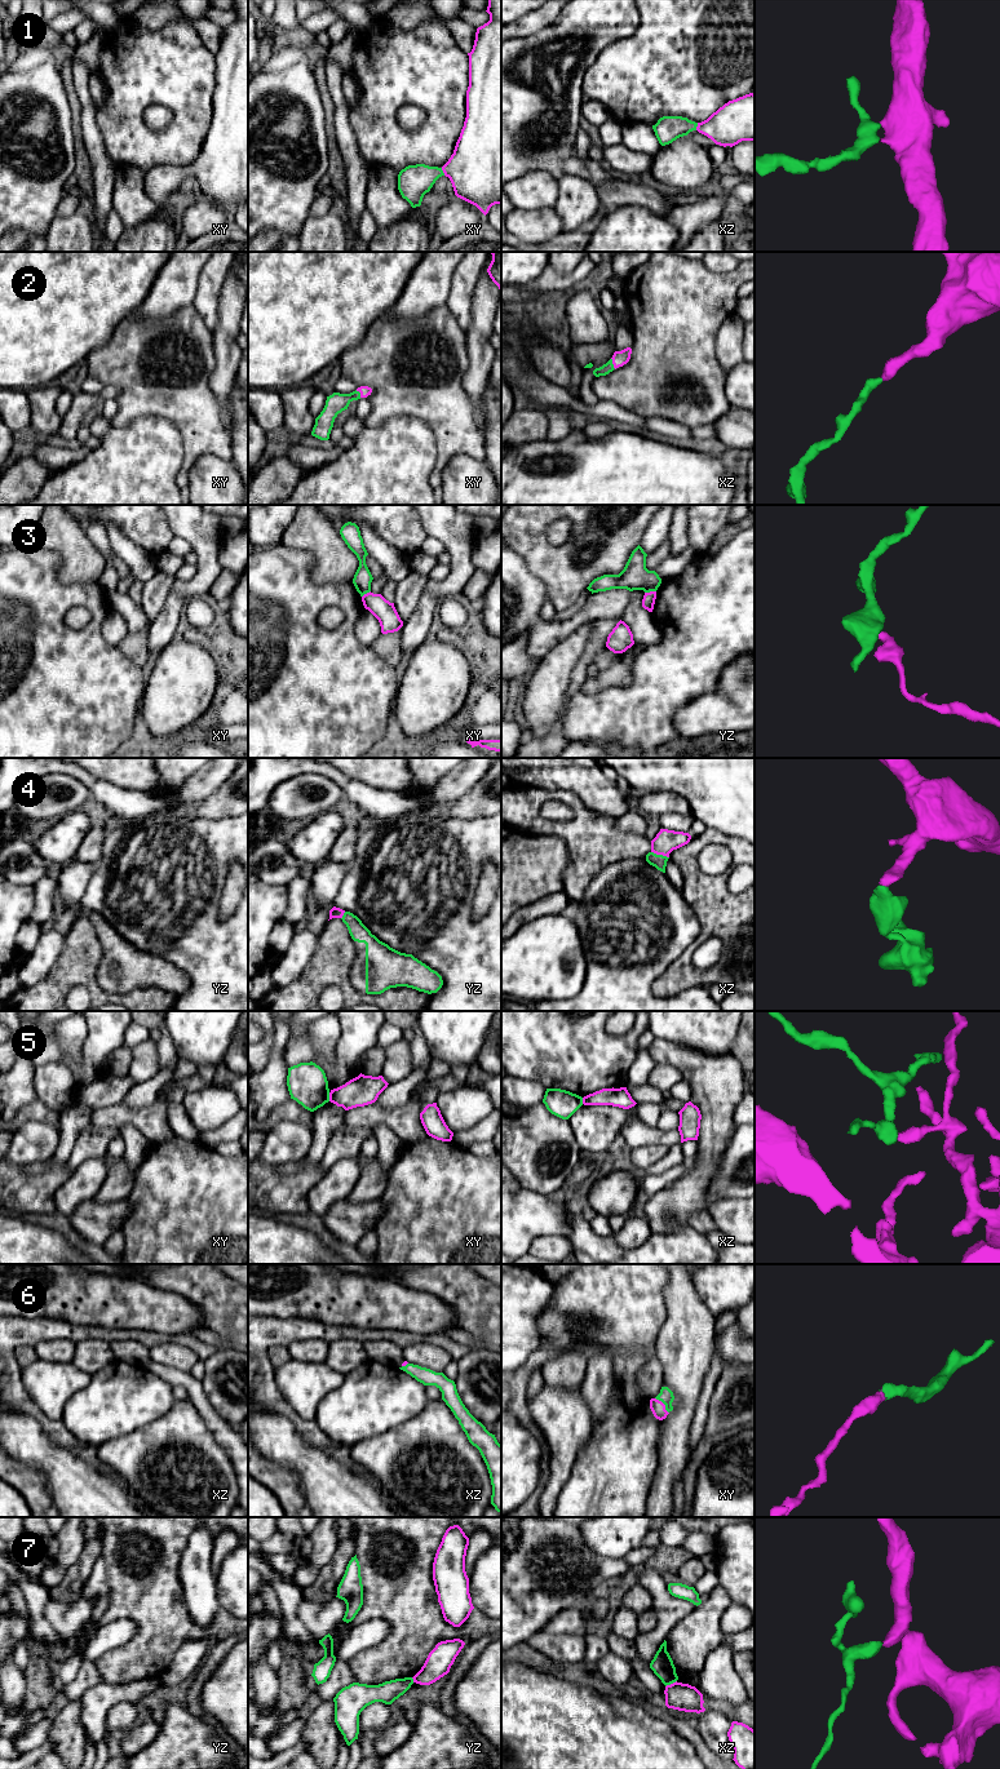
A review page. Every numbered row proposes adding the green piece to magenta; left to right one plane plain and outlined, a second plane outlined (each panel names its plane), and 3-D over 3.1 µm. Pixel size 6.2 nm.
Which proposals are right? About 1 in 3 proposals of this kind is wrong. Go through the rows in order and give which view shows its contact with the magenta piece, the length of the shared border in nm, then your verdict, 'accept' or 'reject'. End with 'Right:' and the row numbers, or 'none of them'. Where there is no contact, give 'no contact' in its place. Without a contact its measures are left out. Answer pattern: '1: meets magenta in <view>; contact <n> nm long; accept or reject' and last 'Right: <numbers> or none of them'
1: meets magenta in xy; contact 50 nm long; accept
2: meets magenta in xz; contact 80 nm long; accept
3: meets magenta in yz; contact 70 nm long; reject
4: meets magenta in xz; contact 120 nm long; accept
5: meets magenta in xy; contact 60 nm long; reject
6: meets magenta in xy; contact 130 nm long; accept
7: meets magenta in xz; contact 80 nm long; reject
Right: 1, 2, 4, 6

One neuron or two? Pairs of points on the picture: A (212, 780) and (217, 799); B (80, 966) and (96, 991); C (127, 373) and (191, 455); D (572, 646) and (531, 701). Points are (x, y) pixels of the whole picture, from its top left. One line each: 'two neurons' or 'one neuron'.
A: two neurons
B: one neuron
C: one neuron
D: one neuron

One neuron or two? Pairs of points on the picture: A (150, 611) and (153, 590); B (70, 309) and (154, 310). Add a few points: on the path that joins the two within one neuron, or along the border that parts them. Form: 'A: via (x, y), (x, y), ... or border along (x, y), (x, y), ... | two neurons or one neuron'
A: via (151, 606), (153, 595) | one neuron
B: border along (153, 284), (145, 300), (127, 316) | two neurons

